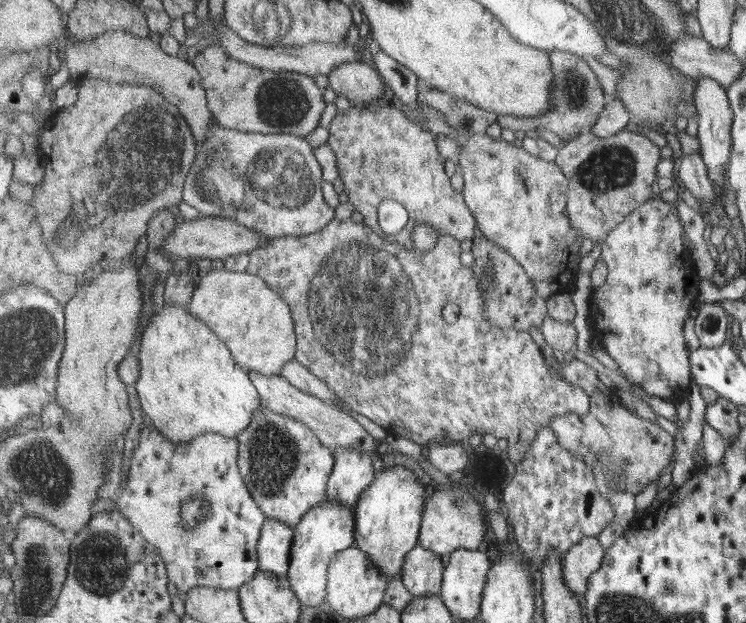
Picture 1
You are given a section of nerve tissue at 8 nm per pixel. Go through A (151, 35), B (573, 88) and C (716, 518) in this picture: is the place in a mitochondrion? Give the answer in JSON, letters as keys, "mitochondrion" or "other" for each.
{"A":"other","B":"mitochondrion","C":"other"}

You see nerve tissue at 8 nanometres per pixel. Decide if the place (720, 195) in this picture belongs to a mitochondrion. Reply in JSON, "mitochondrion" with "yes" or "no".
{"mitochondrion":"no"}

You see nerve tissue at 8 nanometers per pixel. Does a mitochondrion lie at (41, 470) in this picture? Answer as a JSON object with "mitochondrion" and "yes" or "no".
{"mitochondrion":"yes"}

